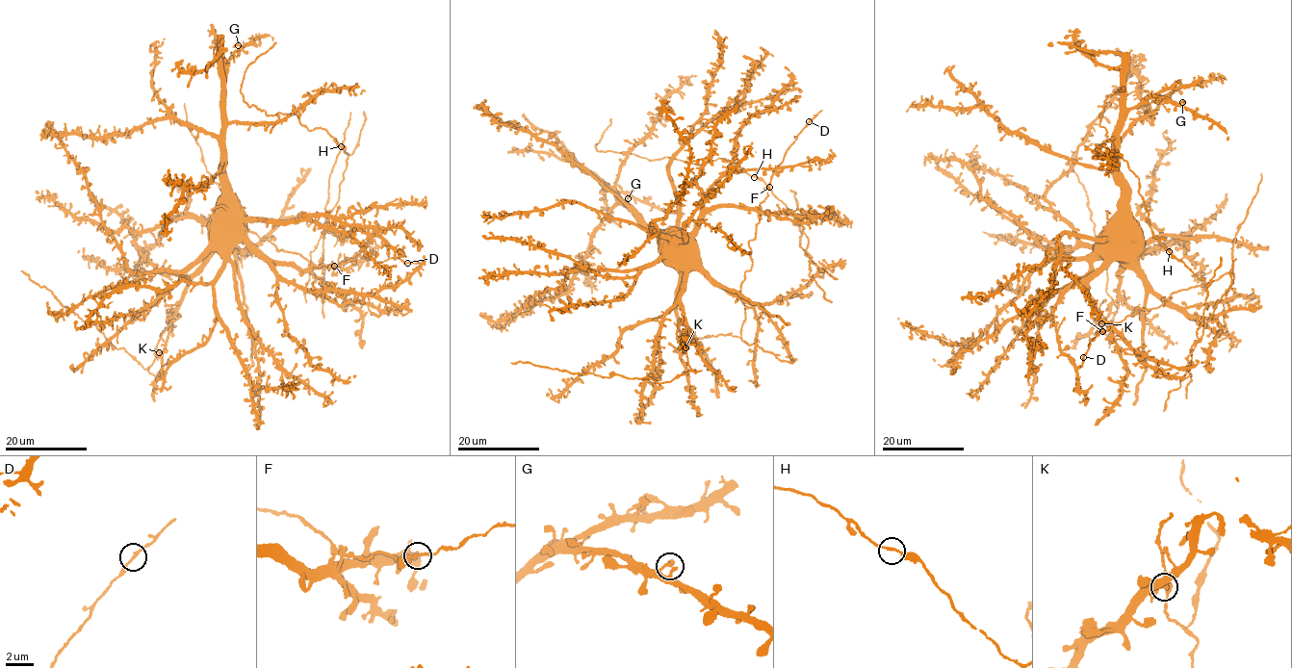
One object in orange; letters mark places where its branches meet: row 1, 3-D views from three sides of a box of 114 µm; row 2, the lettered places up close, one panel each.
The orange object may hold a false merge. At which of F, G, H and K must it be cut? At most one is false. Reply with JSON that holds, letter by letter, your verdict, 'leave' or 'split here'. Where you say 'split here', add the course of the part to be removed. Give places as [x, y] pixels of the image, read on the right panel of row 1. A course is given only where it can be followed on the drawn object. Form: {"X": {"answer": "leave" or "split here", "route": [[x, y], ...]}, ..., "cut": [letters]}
{"F": {"answer": "leave"}, "G": {"answer": "leave"}, "H": {"answer": "leave"}, "K": {"answer": "leave"}, "cut": []}

